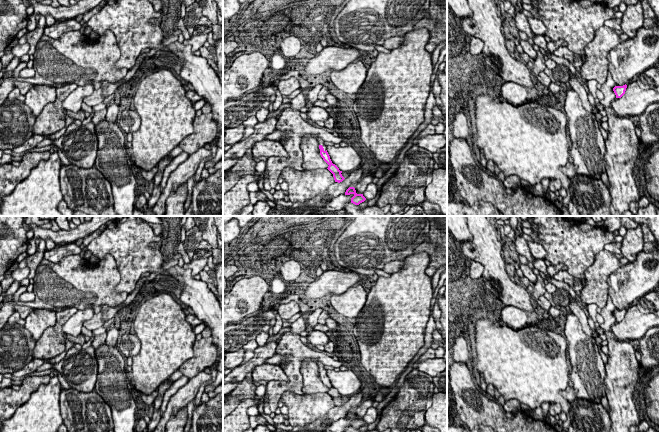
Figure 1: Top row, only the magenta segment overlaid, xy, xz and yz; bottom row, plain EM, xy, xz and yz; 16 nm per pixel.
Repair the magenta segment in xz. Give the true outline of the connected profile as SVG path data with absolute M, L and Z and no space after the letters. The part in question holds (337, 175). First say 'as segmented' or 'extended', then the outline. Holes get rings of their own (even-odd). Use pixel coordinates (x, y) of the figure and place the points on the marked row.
extended | M318 135L313 136L317 139L319 143L320 155L323 160L329 165L327 169L333 174L335 182L342 182L345 179L341 174L342 171L340 171L339 168L332 163L330 156L327 152L327 146L324 145L324 141Z

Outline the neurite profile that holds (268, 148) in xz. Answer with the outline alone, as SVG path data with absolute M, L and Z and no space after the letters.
M263 139L254 143L252 147L253 157L288 157L288 153L279 141Z

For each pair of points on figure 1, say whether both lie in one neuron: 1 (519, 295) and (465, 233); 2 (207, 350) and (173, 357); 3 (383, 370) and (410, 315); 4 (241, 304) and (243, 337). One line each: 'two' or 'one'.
1: two
2: two
3: one
4: two

